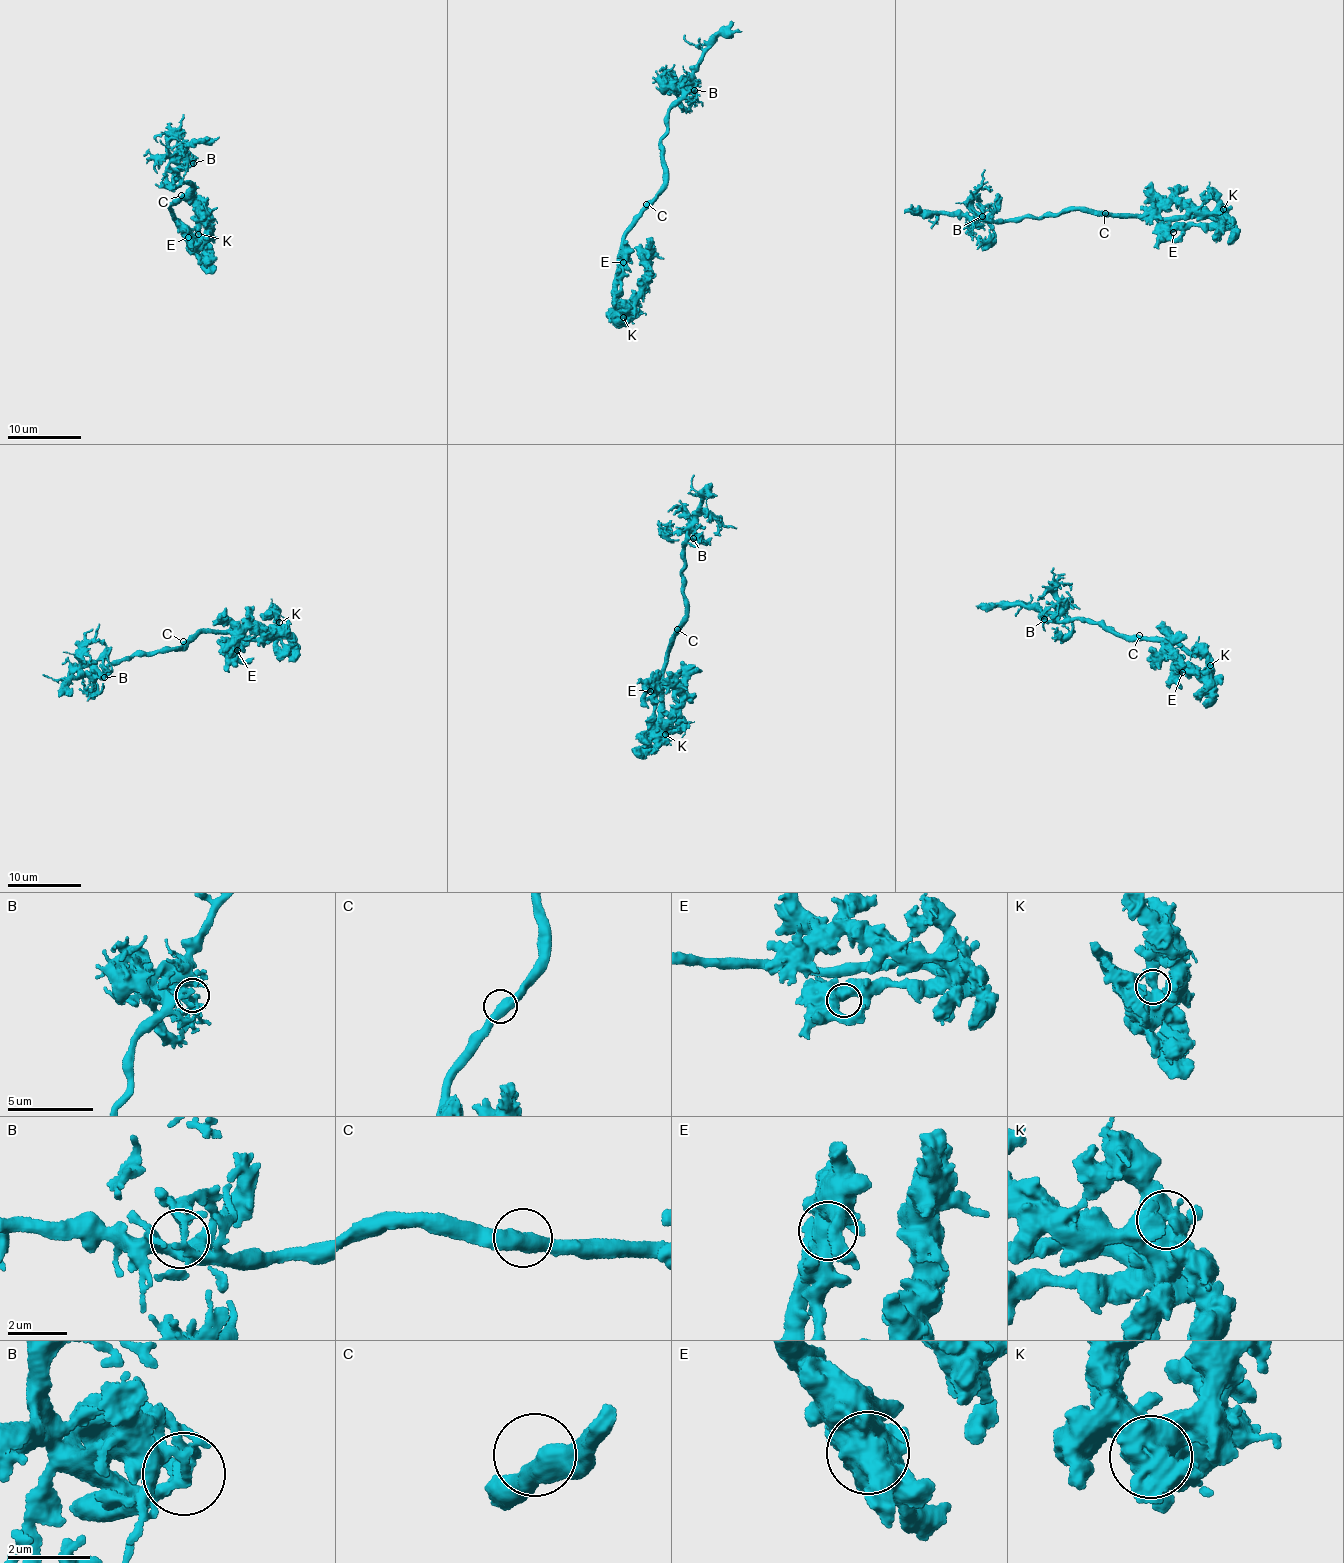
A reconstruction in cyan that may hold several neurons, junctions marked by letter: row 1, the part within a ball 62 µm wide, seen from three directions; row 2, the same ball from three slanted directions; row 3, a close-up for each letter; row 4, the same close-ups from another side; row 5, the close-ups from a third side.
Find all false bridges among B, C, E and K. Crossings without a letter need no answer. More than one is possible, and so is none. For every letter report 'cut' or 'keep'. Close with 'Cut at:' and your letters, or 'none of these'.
B: keep
C: keep
E: keep
K: keep
Cut at: none of these

